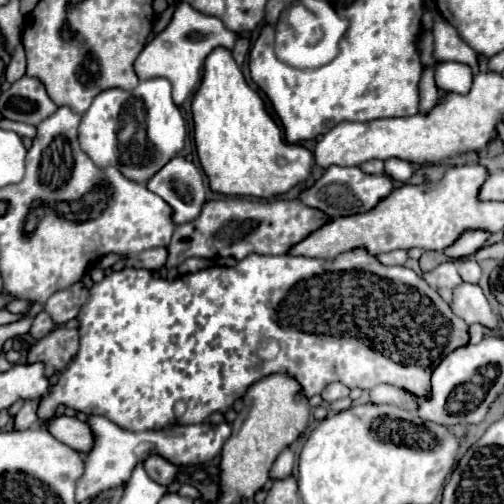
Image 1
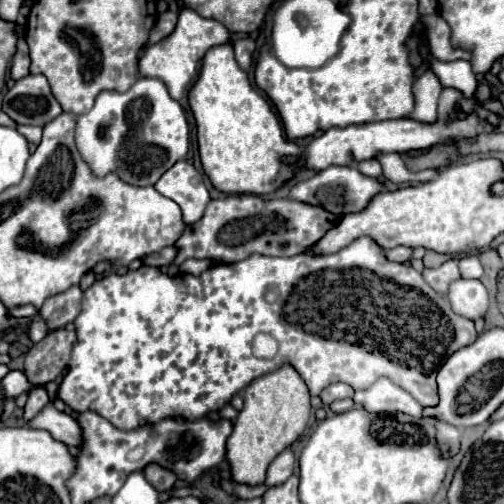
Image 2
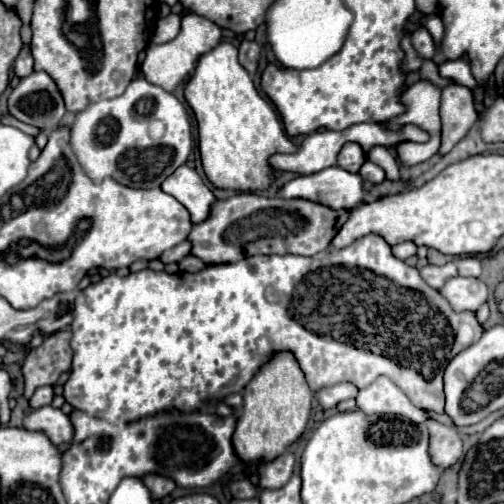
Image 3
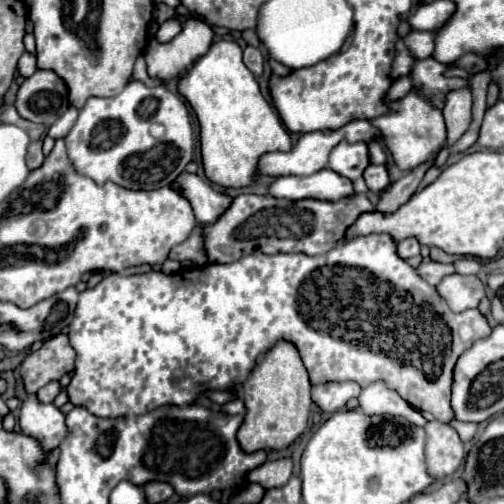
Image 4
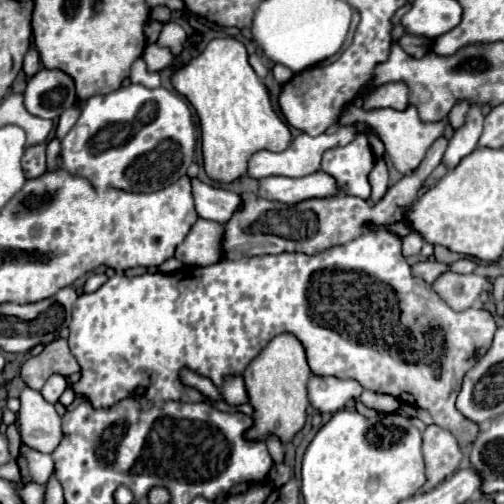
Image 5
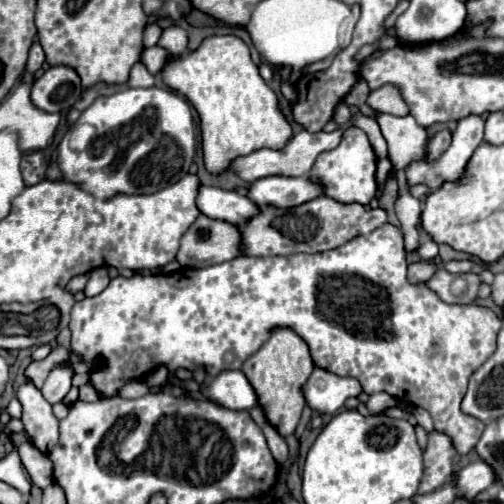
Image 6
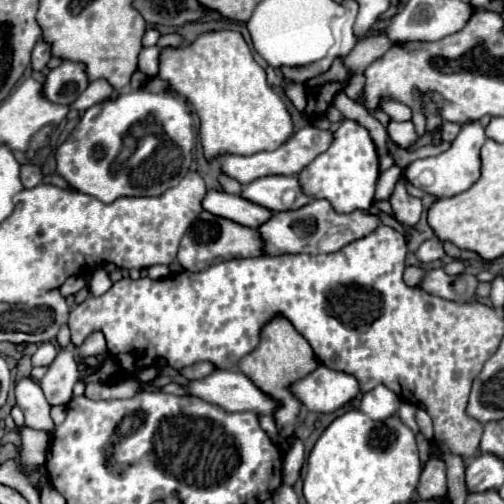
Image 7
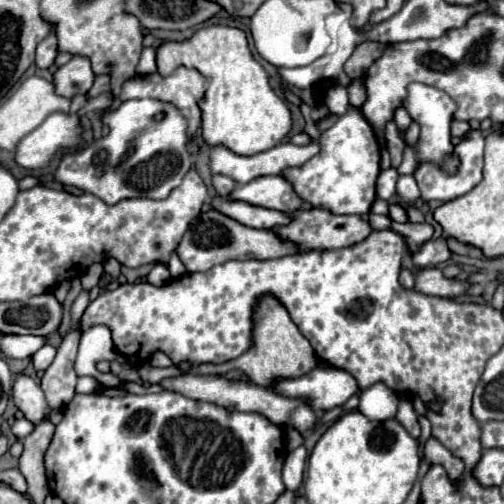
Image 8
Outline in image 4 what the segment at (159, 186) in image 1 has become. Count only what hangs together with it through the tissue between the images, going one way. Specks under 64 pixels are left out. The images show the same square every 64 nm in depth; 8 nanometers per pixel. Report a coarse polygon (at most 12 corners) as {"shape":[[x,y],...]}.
{"shape":[[182,172],[174,188],[190,200],[200,224],[216,222],[232,196]]}

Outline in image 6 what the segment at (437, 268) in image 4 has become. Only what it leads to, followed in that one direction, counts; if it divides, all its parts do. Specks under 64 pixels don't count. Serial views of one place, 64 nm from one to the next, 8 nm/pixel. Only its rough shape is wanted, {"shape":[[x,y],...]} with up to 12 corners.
{"shape":[[416,262],[408,266],[412,284],[428,282],[436,266]]}

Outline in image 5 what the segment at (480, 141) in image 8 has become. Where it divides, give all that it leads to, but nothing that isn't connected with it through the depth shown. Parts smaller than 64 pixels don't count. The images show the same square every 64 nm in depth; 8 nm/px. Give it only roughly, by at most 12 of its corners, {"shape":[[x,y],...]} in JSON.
{"shape":[[472,106],[456,128],[442,158],[446,170],[456,168],[478,146],[484,116]]}

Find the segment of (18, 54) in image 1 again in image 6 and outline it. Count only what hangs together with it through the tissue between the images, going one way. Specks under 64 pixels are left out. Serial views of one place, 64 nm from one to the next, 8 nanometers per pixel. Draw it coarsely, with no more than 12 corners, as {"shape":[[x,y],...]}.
{"shape":[[34,42],[28,56],[30,74],[42,68],[46,62],[44,50]]}

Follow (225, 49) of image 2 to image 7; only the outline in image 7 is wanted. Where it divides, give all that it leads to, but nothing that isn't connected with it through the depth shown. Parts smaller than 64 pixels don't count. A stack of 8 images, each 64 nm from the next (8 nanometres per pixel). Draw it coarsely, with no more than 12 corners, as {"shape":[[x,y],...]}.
{"shape":[[244,36],[160,52],[162,80],[200,118],[208,158],[292,136]]}

